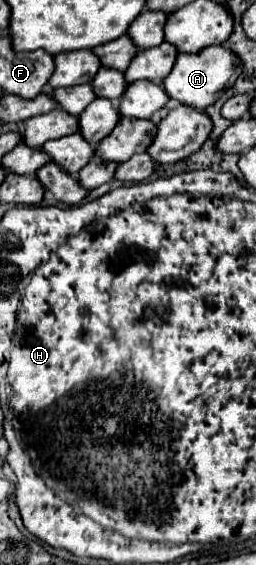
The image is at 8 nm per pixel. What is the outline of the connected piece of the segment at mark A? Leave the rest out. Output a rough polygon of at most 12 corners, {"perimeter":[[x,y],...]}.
{"perimeter":[[220,45],[178,53],[168,97],[202,111],[238,79]]}

